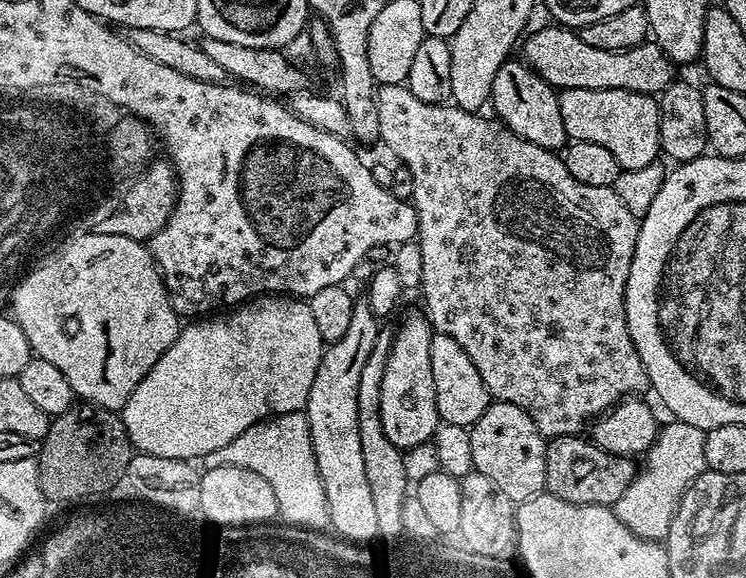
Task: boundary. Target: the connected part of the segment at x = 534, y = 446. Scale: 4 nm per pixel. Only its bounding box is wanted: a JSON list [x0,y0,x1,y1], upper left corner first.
[469,403,548,500]

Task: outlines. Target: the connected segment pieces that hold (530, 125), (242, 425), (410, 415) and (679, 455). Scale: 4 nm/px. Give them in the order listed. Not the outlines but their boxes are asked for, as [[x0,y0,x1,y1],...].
[[490,58,569,150],[122,294,326,461],[380,315,442,450],[614,418,706,542]]

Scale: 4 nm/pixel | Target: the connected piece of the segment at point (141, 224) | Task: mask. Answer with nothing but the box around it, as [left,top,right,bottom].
[91,159,176,242]

